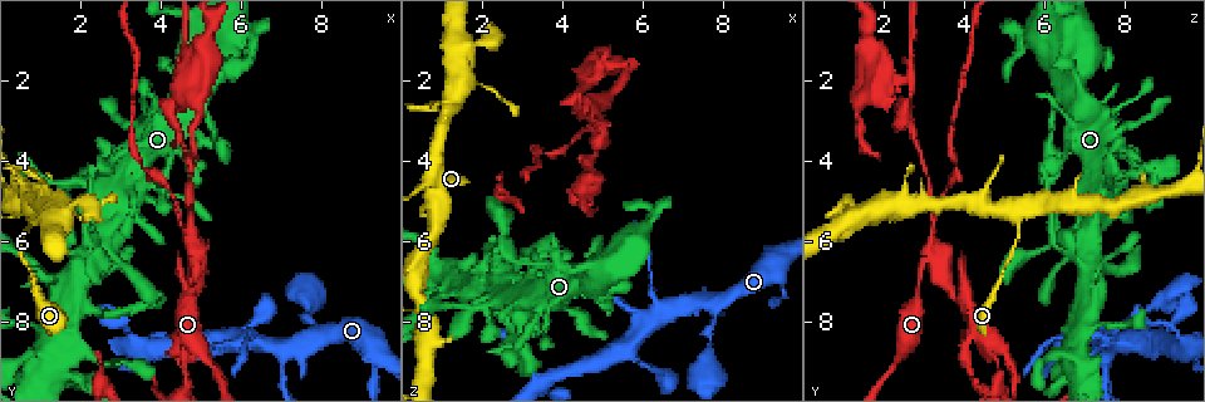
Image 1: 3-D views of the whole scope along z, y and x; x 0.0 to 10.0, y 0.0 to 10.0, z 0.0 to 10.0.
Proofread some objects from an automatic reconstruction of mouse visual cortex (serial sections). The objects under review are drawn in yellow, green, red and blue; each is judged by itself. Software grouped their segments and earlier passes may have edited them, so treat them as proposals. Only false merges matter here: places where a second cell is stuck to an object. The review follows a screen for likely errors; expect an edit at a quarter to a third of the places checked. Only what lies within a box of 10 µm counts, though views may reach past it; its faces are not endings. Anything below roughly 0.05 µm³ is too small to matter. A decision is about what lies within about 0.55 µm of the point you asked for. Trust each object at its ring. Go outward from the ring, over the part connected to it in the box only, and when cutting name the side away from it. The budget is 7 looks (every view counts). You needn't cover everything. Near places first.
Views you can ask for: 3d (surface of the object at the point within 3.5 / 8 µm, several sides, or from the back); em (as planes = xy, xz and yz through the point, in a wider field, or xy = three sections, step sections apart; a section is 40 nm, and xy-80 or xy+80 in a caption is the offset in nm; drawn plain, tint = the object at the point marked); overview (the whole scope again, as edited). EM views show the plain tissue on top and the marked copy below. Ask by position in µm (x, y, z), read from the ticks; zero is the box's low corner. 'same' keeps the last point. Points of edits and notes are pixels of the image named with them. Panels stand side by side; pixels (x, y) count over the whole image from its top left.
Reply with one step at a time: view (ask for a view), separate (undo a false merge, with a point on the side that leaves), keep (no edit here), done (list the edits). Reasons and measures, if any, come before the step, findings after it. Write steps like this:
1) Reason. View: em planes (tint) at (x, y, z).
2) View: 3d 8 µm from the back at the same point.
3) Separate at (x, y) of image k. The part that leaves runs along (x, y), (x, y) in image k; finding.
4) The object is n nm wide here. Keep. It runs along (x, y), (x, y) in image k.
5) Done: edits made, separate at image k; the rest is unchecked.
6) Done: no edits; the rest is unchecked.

Sharp bend. View: 3d 3.5 µm at (4.95, 6.30, 3.10).

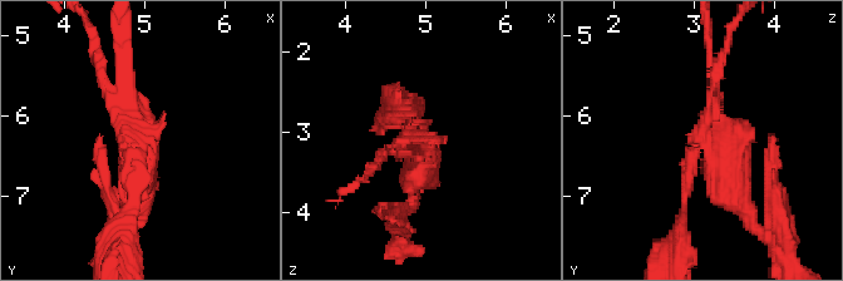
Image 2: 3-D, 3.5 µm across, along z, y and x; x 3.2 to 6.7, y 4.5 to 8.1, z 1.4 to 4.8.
3 arms meet here; the arms are 150, 150, 450 nm wide. View: em xy step 1 (tint) at (4.95, 6.25, 3.10).

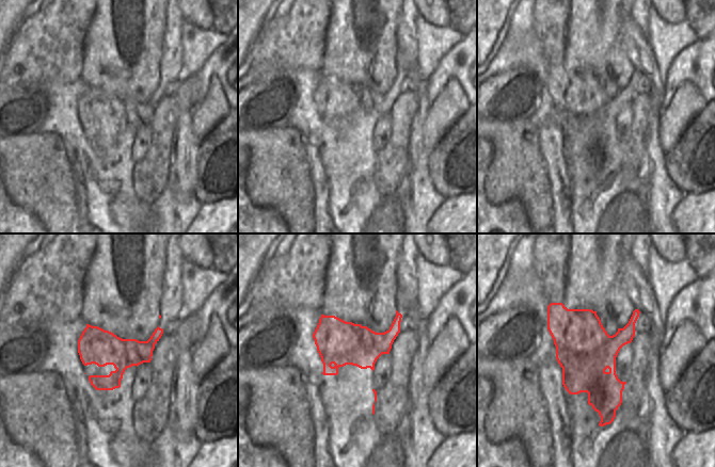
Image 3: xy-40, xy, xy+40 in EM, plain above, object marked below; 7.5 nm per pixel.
Separate at (124, 42) of image 2. The part that leaves runs along (122, 94), (122, 33) in image 2; two cells meet here.

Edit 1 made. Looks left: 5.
Arms part here. View: 3d 3.5 µm at (2.20, 4.55, 7.65).

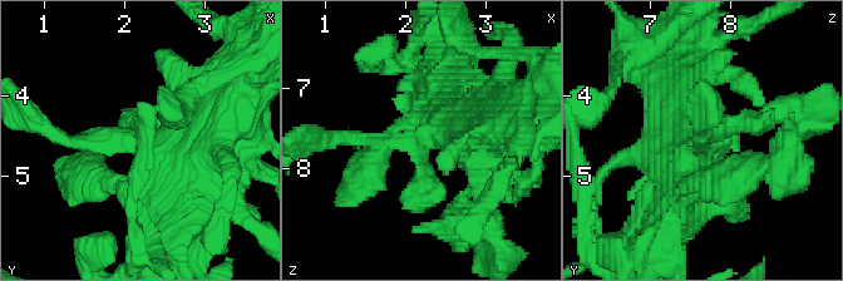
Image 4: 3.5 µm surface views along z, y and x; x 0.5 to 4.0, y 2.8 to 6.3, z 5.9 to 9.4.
Shape alone is not enough. View: em xy step 2 (tint) at (2.15, 4.60, 7.60).

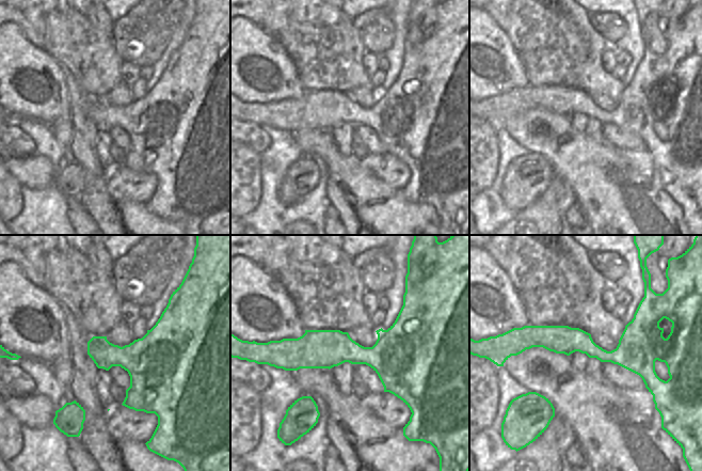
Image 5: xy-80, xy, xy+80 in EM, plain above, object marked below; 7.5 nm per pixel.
Keep. It runs along (208, 151), (50, 131) in image 4; one cell here.

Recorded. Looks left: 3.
Thin arm on a thick one. View: 3d 3.5 µm at (6.70, 8.60, 7.80).

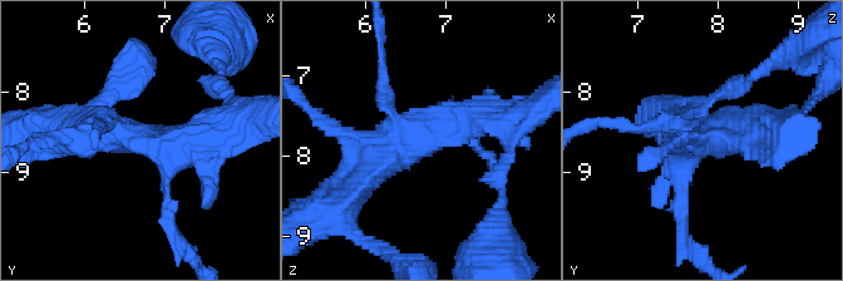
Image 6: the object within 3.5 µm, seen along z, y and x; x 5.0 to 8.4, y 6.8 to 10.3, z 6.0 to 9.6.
3 arms meet here; the arms are 150, 450, 450 nm wide. View: em xy step 5 (tint) at (6.65, 8.55, 7.75).

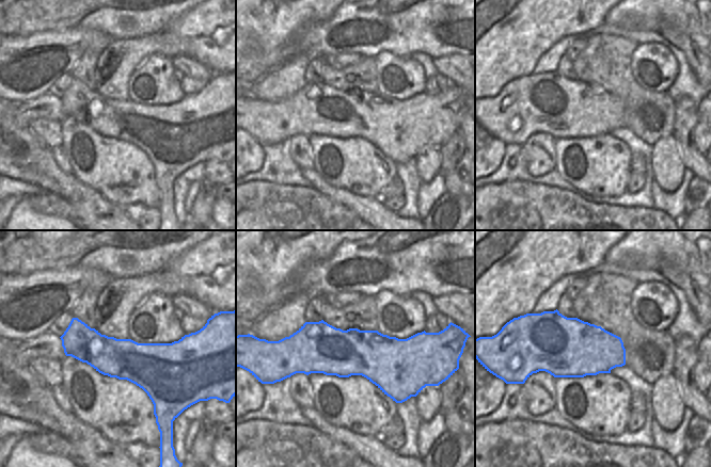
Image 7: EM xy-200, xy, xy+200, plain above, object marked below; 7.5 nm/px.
Keep. It runs along (494, 119), (420, 136), (351, 193) in image 6; all the same cell.

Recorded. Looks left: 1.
Done: edits made, separate at image 2; the rest is unchecked.

